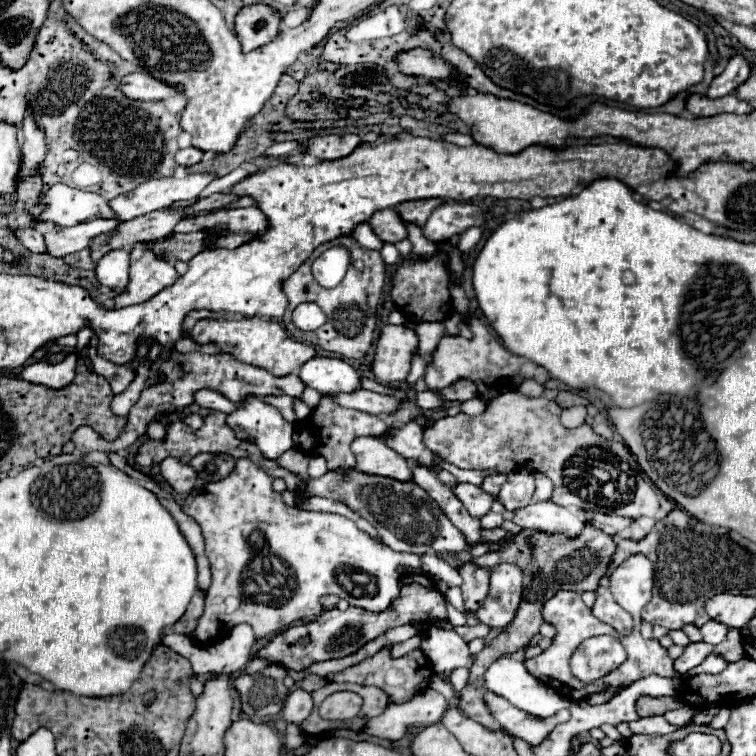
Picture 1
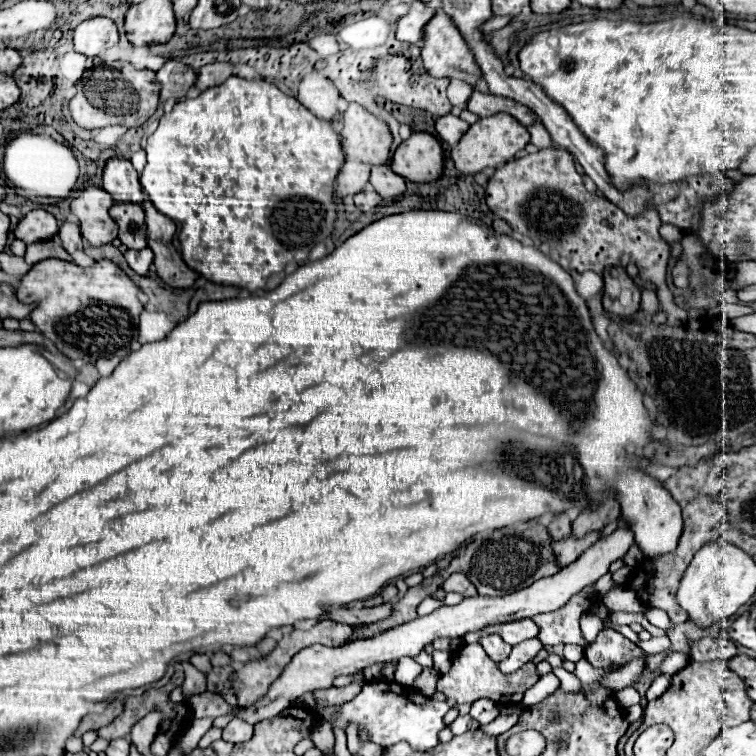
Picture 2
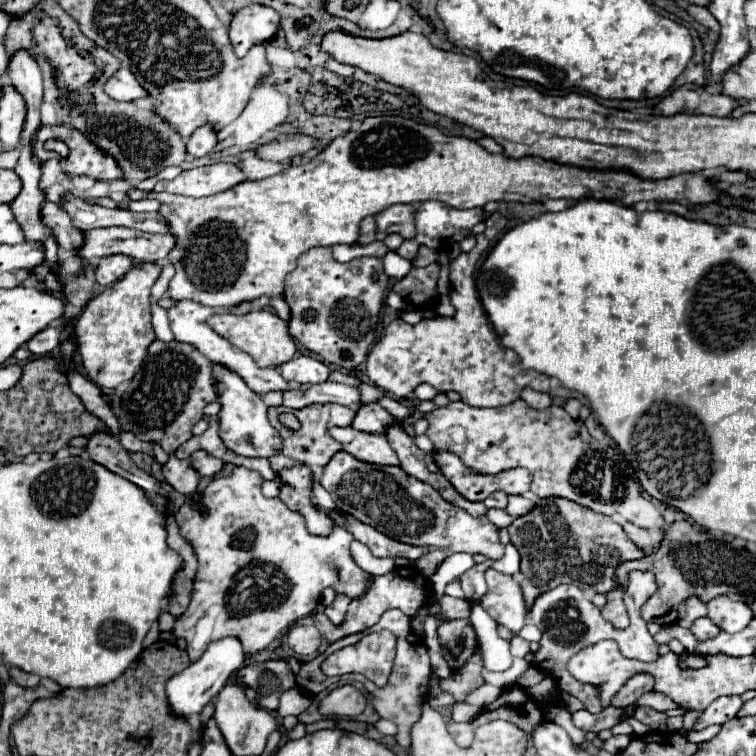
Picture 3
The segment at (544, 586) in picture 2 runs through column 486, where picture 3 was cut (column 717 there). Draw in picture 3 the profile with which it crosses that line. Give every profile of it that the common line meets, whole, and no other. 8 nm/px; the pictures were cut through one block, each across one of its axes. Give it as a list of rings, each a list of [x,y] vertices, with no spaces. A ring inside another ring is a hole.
[[[718,596],[708,602],[708,618],[728,634],[744,630],[754,618],[752,608],[742,600],[732,600],[728,596]]]

